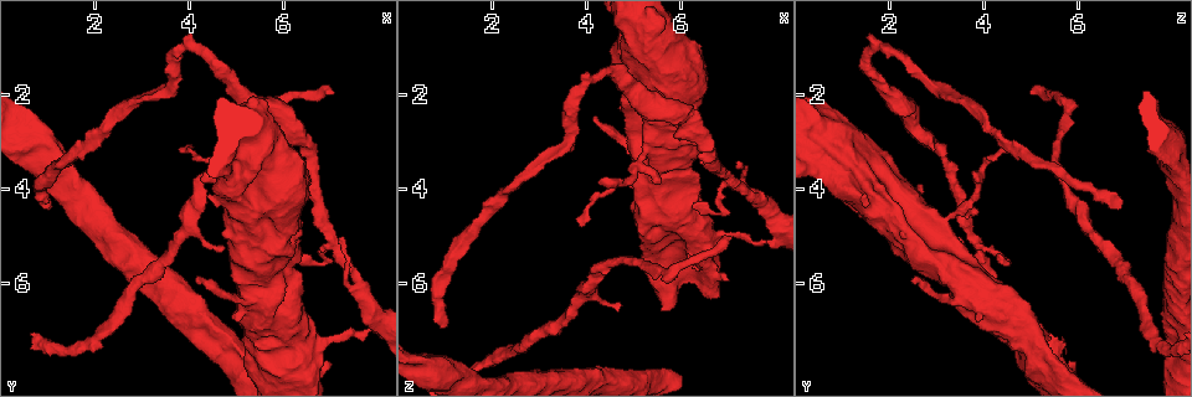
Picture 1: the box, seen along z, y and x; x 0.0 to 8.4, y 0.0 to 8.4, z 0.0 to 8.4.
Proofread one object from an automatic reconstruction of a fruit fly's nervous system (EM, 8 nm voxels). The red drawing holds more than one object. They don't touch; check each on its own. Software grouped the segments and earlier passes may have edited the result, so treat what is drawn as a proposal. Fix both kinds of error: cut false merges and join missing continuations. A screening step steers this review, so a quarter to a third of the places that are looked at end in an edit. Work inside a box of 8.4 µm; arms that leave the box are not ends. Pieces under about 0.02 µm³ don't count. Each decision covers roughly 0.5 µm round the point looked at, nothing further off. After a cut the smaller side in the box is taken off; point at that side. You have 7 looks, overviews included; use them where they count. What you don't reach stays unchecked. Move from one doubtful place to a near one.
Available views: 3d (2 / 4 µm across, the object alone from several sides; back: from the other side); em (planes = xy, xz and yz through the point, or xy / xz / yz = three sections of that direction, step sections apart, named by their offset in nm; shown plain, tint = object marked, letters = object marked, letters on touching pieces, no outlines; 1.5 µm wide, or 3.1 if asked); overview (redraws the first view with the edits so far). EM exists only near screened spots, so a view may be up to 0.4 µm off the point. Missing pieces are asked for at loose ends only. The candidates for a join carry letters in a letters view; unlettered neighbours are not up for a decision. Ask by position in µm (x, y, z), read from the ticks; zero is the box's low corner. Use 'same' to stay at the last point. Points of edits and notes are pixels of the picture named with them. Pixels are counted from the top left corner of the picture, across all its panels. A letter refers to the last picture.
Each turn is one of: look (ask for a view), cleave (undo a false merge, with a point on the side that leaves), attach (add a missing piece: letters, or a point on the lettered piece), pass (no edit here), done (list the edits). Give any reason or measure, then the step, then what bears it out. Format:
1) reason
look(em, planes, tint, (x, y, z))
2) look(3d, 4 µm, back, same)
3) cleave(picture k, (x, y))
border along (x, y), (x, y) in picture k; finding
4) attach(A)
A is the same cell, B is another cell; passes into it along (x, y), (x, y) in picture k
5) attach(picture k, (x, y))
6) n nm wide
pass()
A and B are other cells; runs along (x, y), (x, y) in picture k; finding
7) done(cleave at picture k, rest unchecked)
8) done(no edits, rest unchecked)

sharp bend
look(em, xz, step 4, letters, (7.50, 7.05, 5.10))

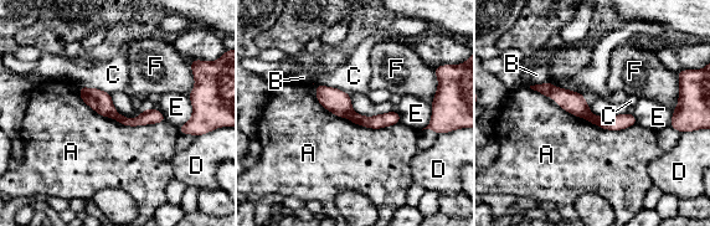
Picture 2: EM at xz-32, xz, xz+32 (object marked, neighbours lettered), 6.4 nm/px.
cut it another way
look(em, yz, step 8, letters, same)

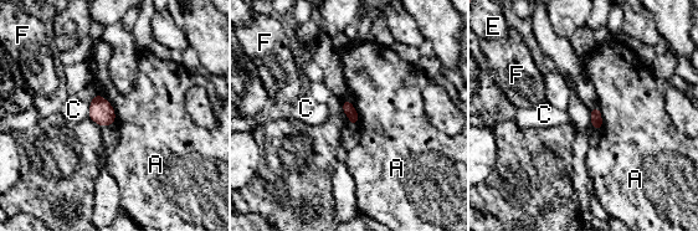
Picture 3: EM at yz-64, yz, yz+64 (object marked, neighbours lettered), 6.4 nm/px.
80 nm wide
cleave(picture 3, (353, 116))
A, C, E and F are other cells; border along (352, 104), (347, 114) in picture 3; a second neuron is stuck on

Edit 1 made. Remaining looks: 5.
branch stops here
look(3d, 4 µm, (7.05, 2.00, 5.05))

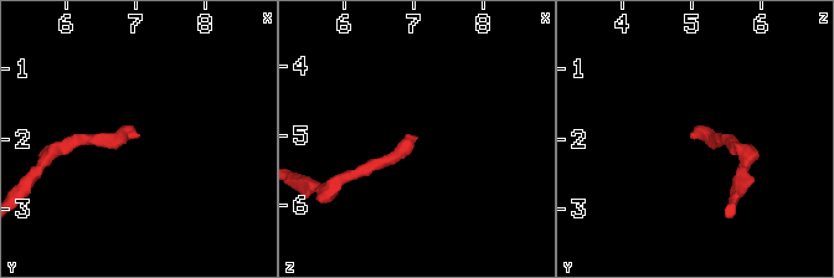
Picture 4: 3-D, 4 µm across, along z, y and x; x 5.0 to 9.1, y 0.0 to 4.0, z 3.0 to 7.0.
look(em, planes, letters, (7.05, 1.95, 5.10))

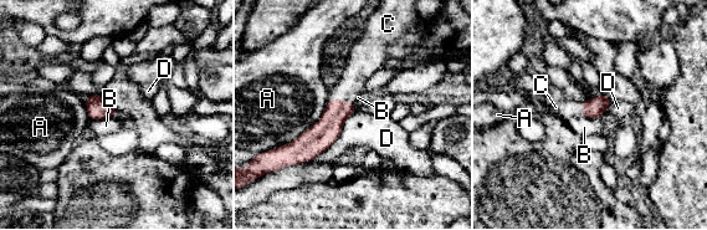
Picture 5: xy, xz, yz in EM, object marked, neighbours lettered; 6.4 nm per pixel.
attach(C)
C is the same cell, A, B and D are other cells; passes into it along (323, 133), (343, 101), (359, 66) in picture 5; it goes on there

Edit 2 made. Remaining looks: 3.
done(cleave at picture 3, attach at picture 5, rest unchecked)

